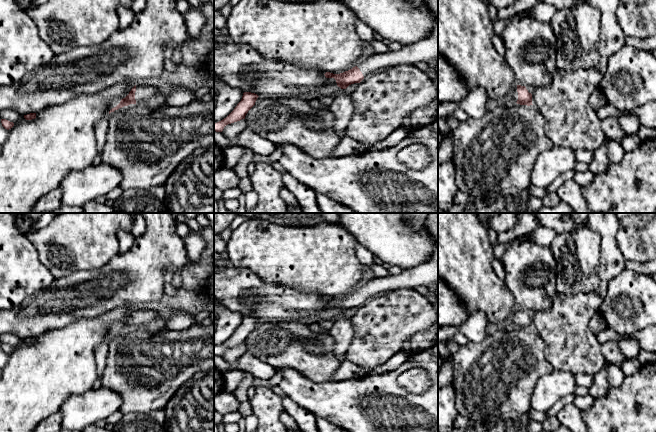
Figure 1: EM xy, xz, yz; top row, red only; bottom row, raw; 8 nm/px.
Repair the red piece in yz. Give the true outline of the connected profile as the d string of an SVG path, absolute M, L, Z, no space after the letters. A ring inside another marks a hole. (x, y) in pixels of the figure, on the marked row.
M517 85L512 91L512 96L514 98L514 103L527 106L533 105L532 94L528 92L525 86Z

